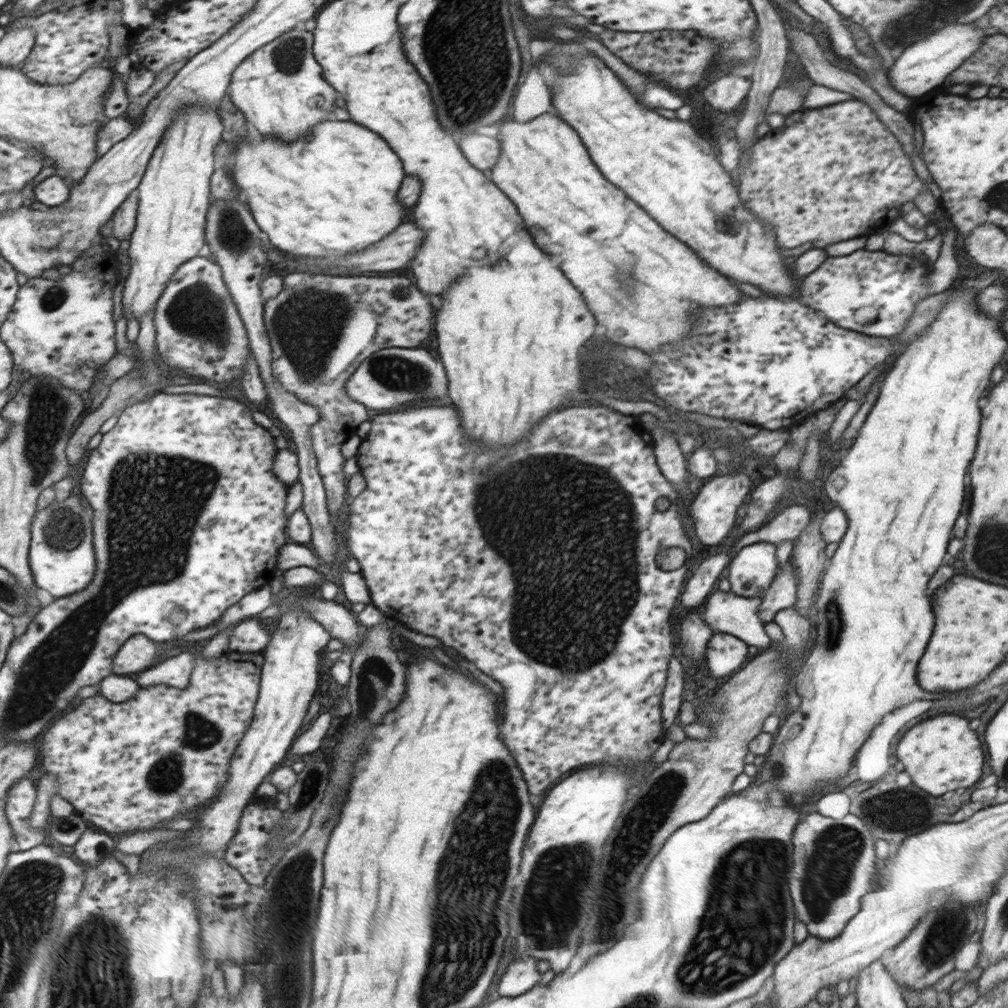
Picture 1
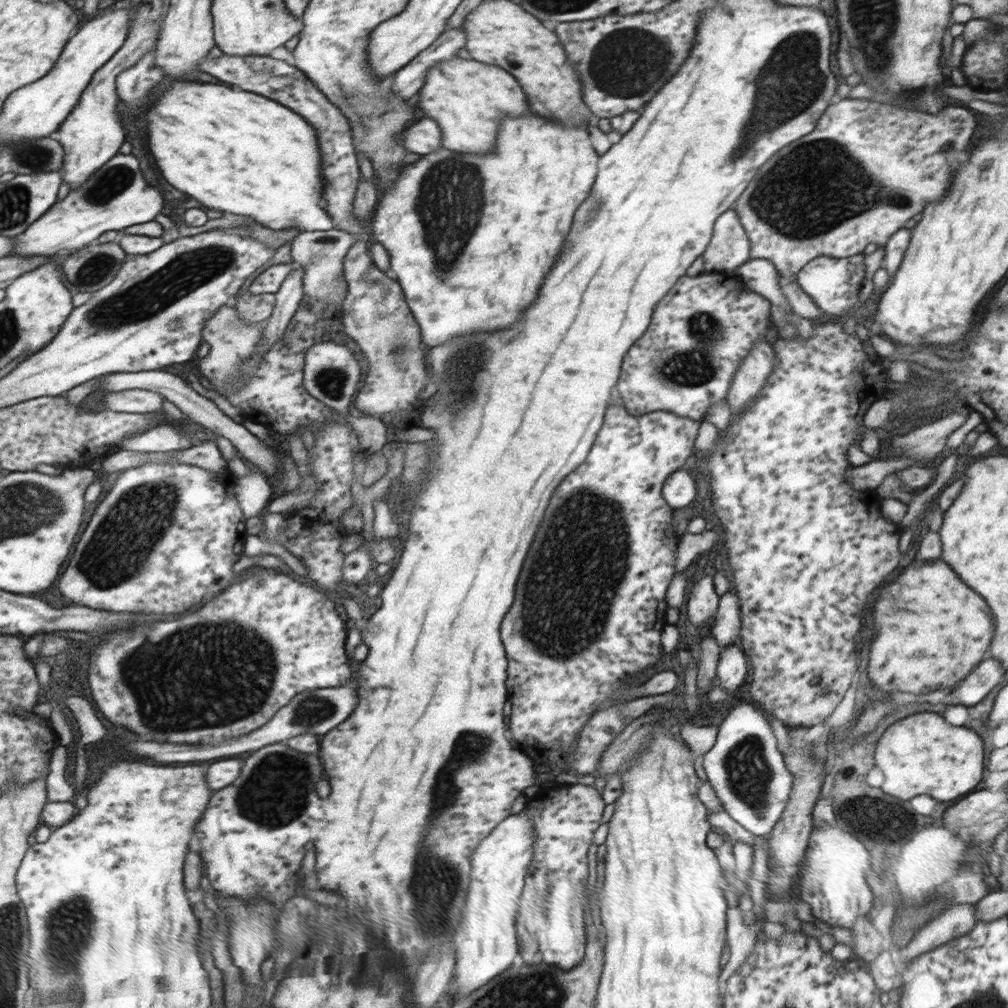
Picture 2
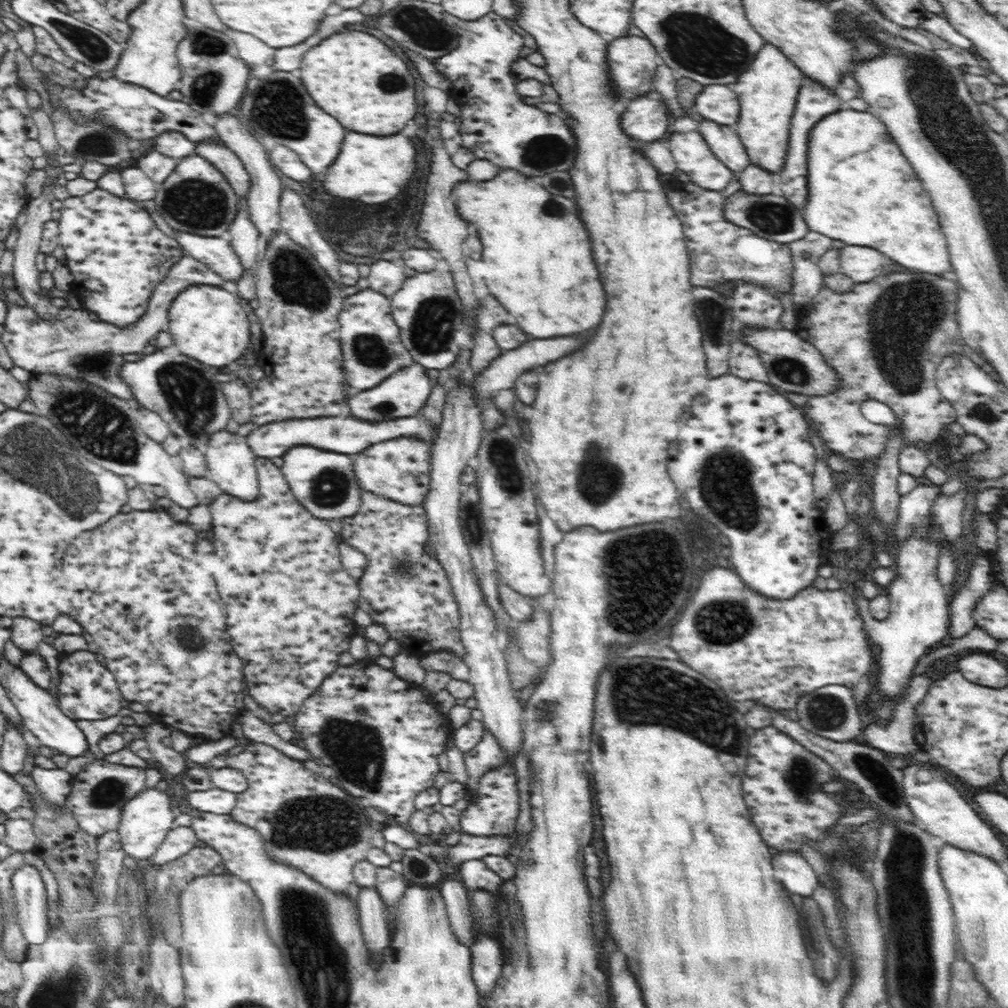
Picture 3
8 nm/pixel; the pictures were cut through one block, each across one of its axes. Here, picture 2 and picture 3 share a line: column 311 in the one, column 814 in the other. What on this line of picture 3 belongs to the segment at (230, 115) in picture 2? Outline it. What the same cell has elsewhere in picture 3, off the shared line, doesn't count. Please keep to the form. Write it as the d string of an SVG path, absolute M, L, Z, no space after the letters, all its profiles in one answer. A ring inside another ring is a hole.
M837 110L825 116L818 121L813 129L810 130L810 140L808 140L808 162L807 162L807 201L803 206L804 220L809 226L810 231L814 231L824 236L828 236L834 240L841 240L847 245L854 246L872 246L876 250L880 250L882 254L886 254L888 258L892 258L894 262L898 262L900 266L906 266L910 270L918 270L918 272L928 272L928 274L948 275L951 276L953 268L950 264L948 248L946 248L946 240L940 224L938 224L938 214L932 208L932 202L928 198L928 192L922 188L922 182L916 178L916 174L912 172L910 164L906 162L906 157L902 156L900 148L892 142L886 126L878 120L877 116L872 116L868 112L856 112L856 110Z

